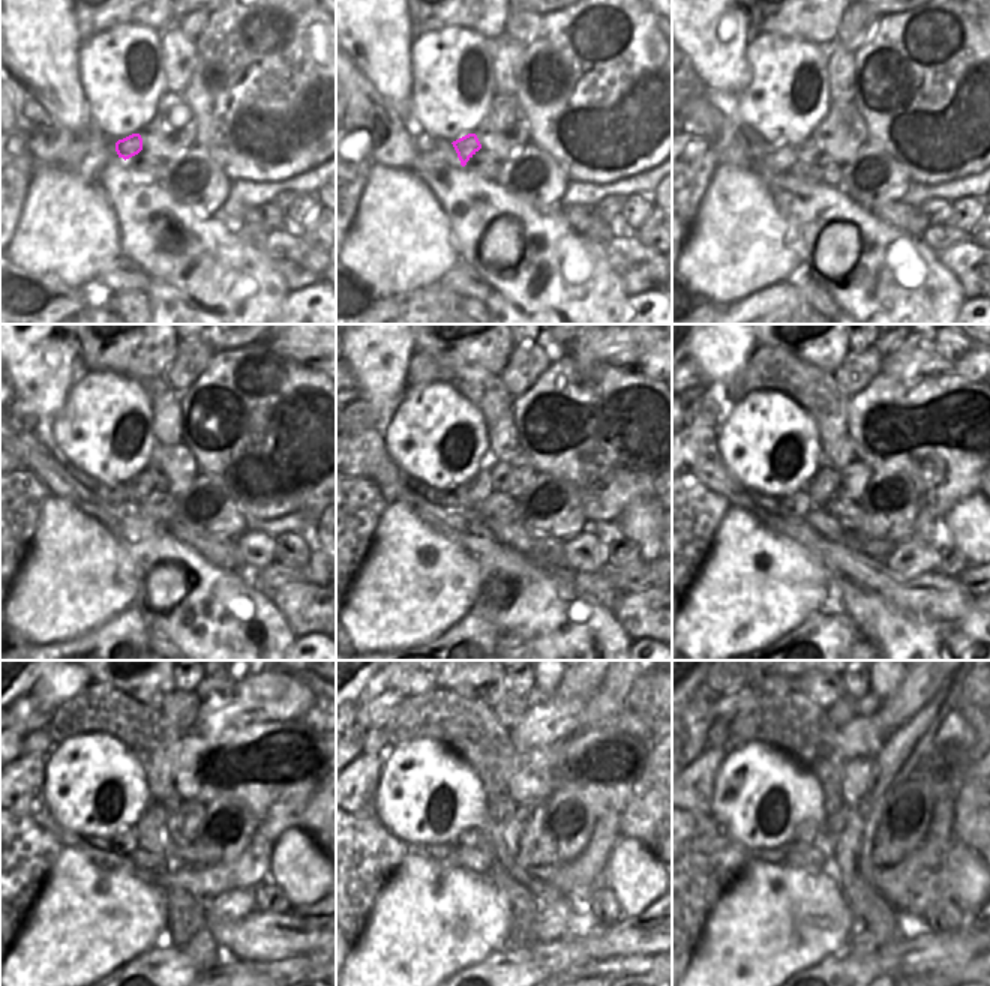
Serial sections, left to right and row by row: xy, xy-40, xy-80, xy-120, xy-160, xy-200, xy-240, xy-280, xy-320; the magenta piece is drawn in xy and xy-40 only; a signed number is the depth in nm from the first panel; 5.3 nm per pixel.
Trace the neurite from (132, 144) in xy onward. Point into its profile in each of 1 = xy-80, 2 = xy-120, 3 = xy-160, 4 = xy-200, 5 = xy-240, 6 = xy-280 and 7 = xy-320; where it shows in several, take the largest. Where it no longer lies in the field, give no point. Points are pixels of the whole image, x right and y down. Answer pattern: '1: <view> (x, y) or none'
1: xy-80 (809, 149)
2: xy-120 (141, 485)
3: xy-160 (480, 486)
4: xy-200 (824, 486)
5: xy-240 (150, 827)
6: xy-280 (489, 832)
7: xy-320 (831, 802)

